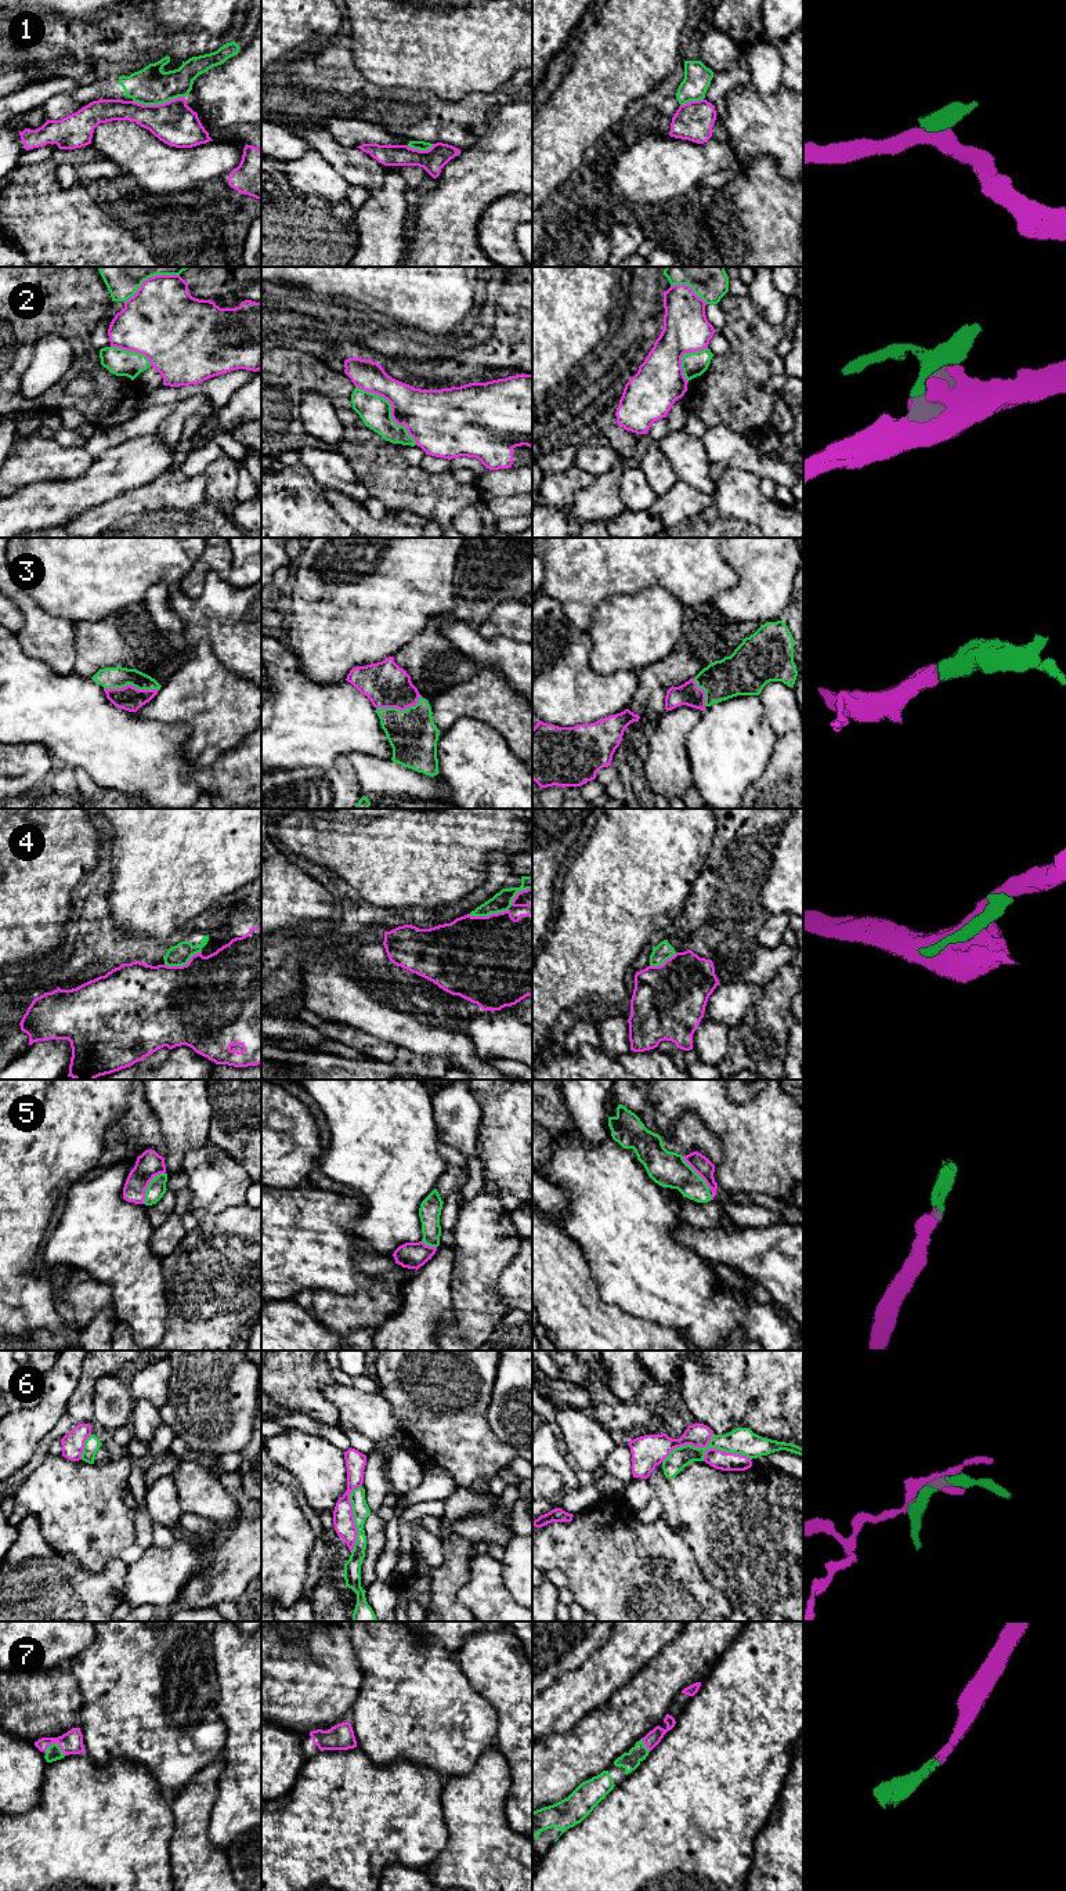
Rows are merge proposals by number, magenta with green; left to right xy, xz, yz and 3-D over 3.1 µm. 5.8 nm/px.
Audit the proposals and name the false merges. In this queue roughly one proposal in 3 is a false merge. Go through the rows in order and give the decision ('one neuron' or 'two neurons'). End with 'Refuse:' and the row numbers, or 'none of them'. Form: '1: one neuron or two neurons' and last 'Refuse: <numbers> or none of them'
1: two neurons
2: two neurons
3: one neuron
4: two neurons
5: one neuron
6: two neurons
7: one neuron
Refuse: 1, 2, 4, 6

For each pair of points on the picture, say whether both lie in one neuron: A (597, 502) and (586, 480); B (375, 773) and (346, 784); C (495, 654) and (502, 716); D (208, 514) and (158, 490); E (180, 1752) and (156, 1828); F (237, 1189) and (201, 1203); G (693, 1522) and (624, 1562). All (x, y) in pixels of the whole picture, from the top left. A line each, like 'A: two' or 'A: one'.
A: two
B: two
C: two
D: two
E: two
F: one
G: two

